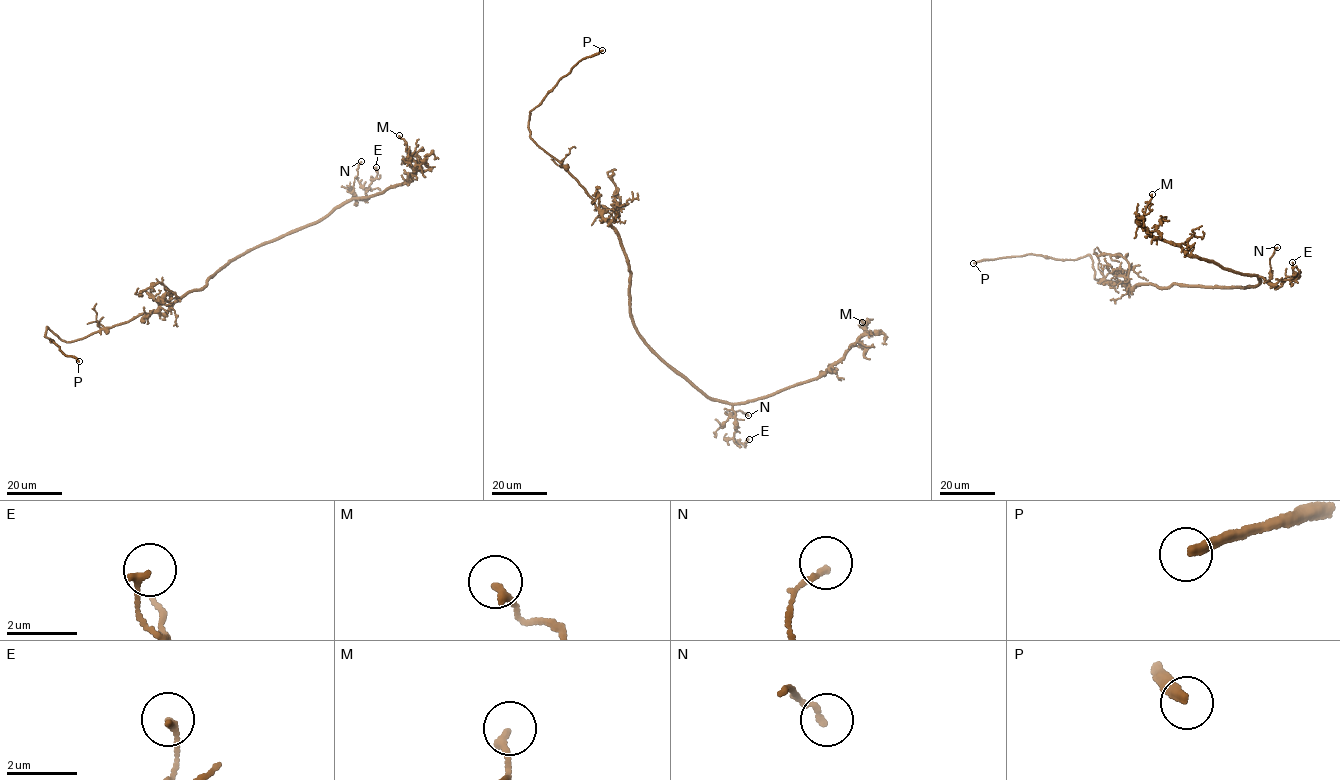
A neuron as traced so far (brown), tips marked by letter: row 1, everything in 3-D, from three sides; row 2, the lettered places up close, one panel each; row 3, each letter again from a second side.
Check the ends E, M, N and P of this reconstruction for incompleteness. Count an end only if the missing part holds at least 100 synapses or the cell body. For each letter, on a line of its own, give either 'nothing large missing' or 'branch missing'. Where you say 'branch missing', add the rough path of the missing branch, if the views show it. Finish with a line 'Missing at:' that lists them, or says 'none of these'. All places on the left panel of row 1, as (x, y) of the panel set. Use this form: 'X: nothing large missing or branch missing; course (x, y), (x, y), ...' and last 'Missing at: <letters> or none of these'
E: nothing large missing
M: nothing large missing
N: nothing large missing
P: branch missing
Missing at: P

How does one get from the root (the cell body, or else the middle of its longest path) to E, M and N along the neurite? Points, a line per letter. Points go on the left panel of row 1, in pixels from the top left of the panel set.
E: (220, 269), (246, 251), (319, 221), (354, 198), (366, 197), (365, 191), (377, 175), (376, 167)
M: (220, 269), (246, 251), (319, 221), (352, 199), (369, 198), (406, 183), (415, 172), (415, 161), (399, 135)
N: (220, 269), (246, 251), (319, 221), (354, 198), (359, 199), (353, 185), (361, 161)

